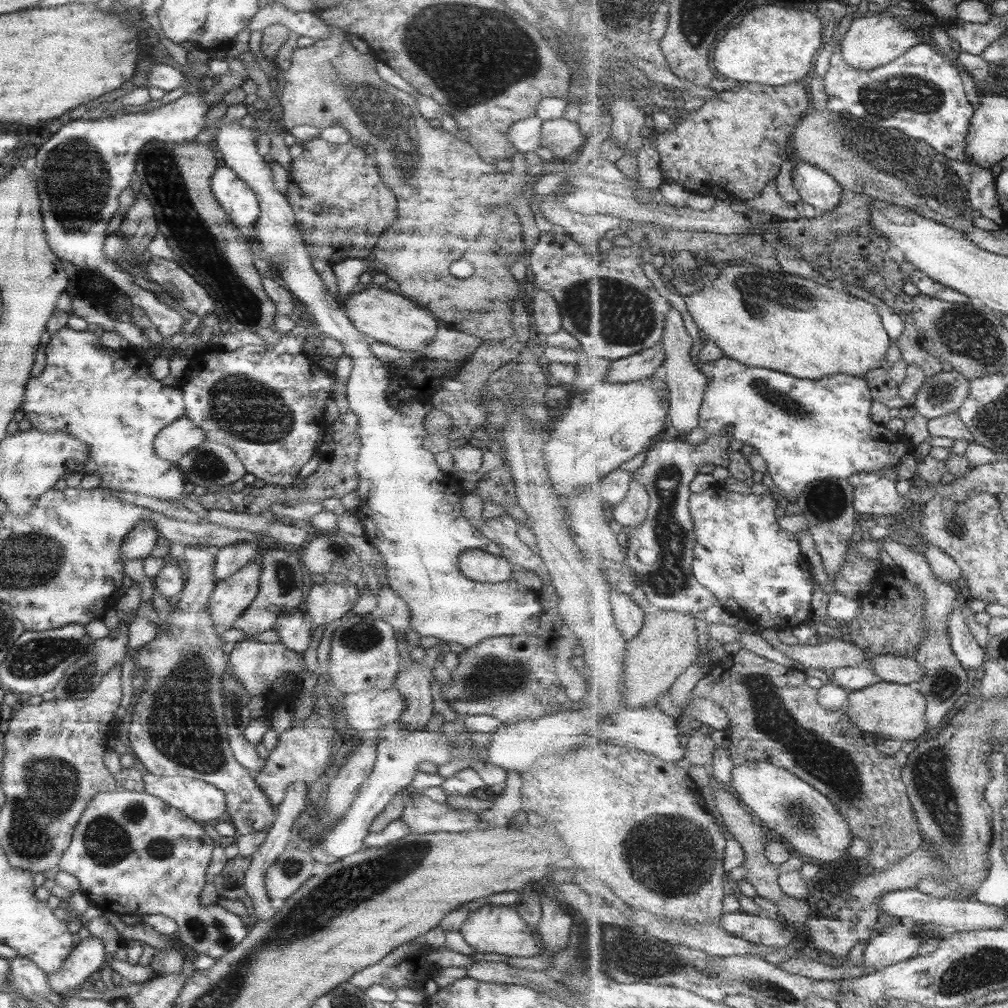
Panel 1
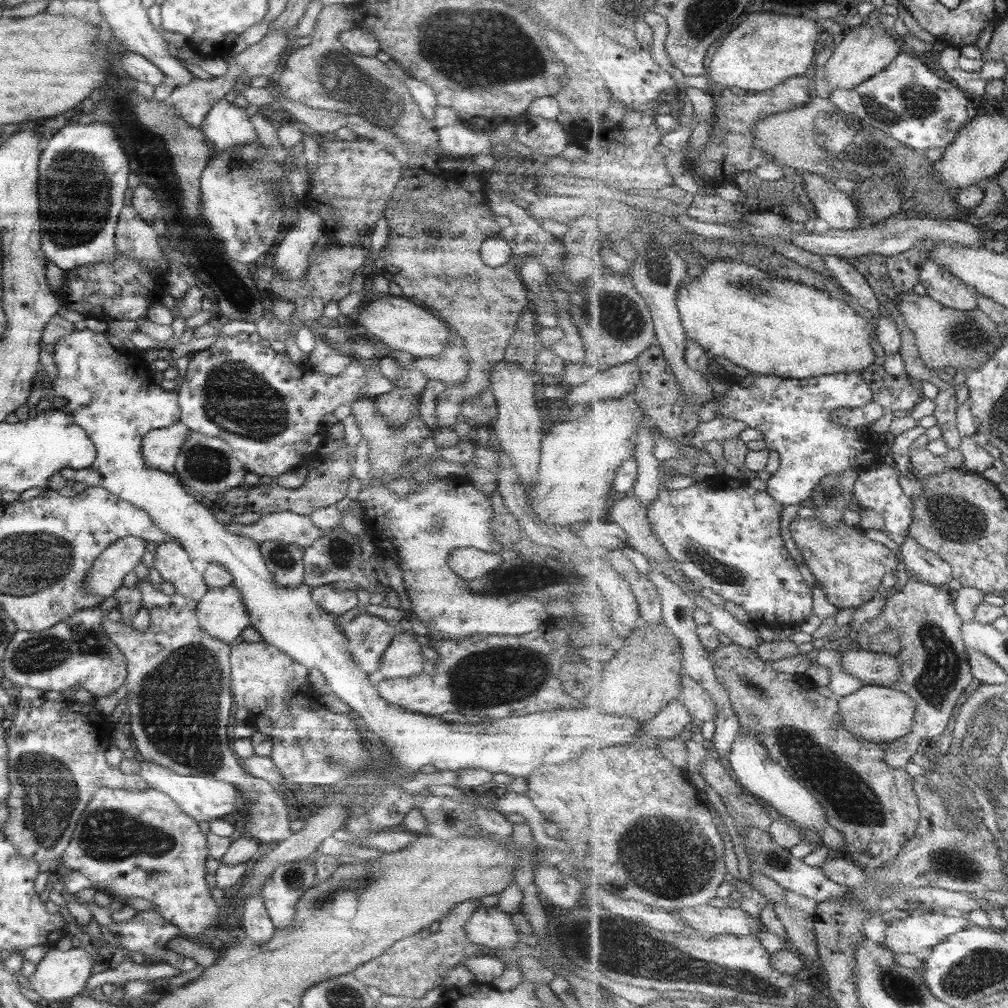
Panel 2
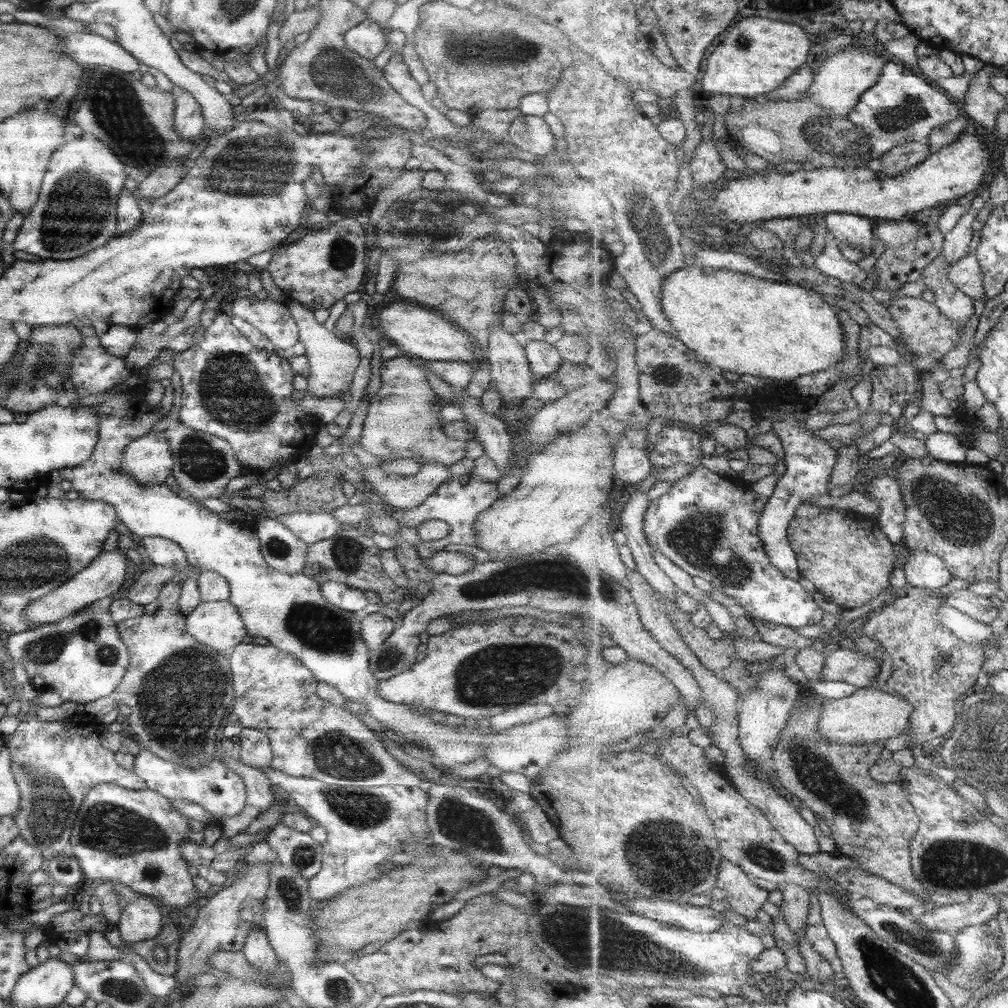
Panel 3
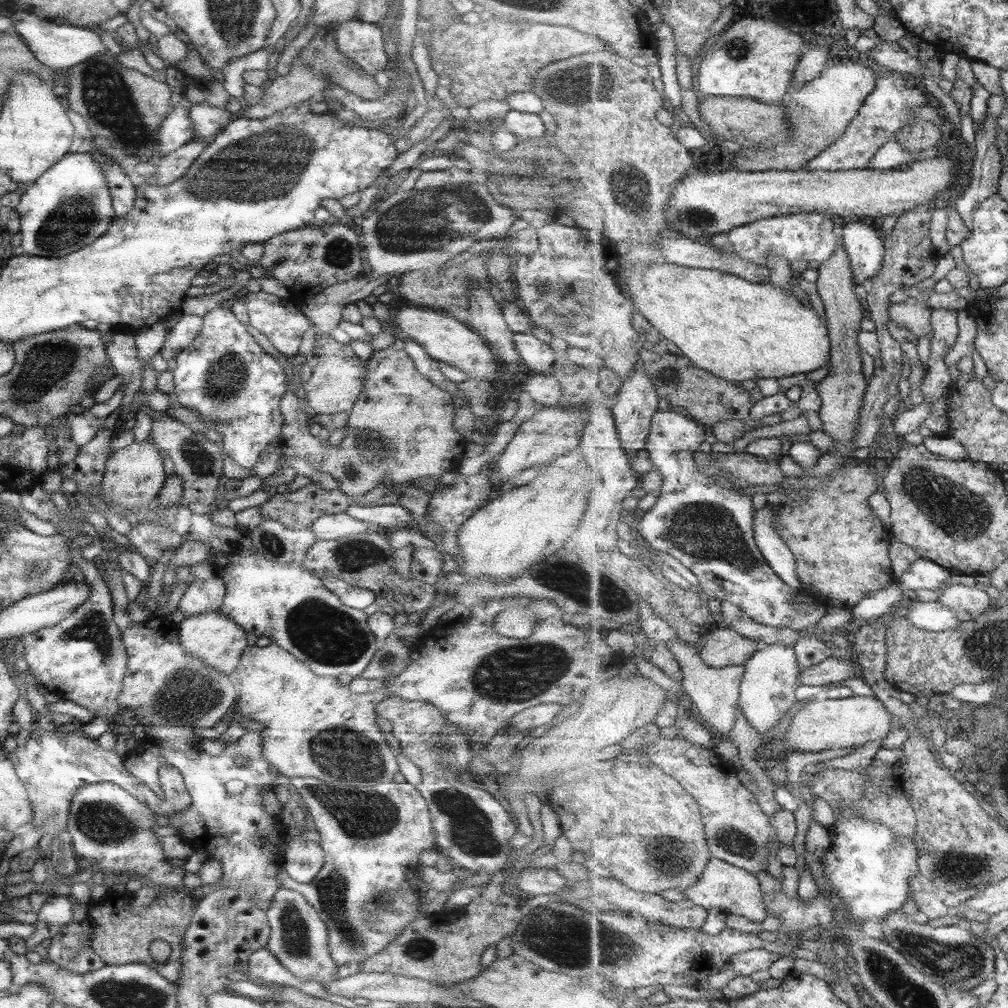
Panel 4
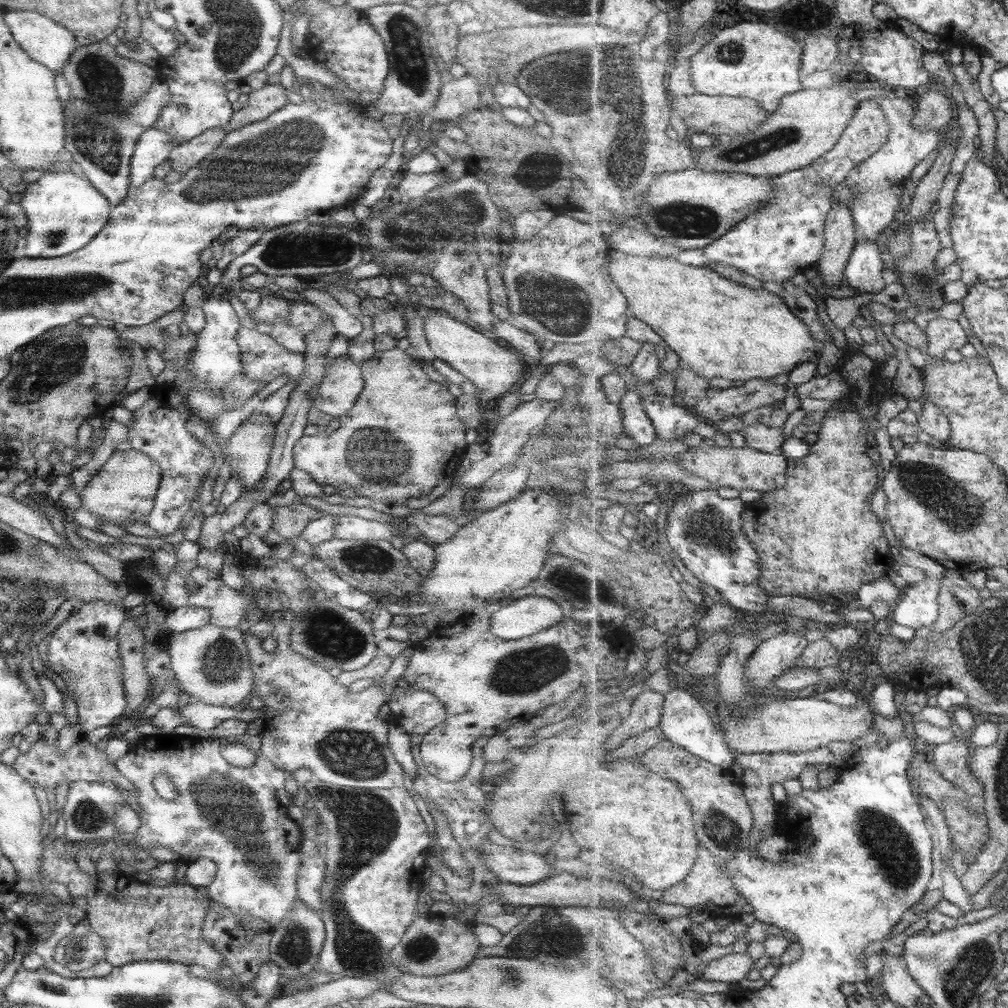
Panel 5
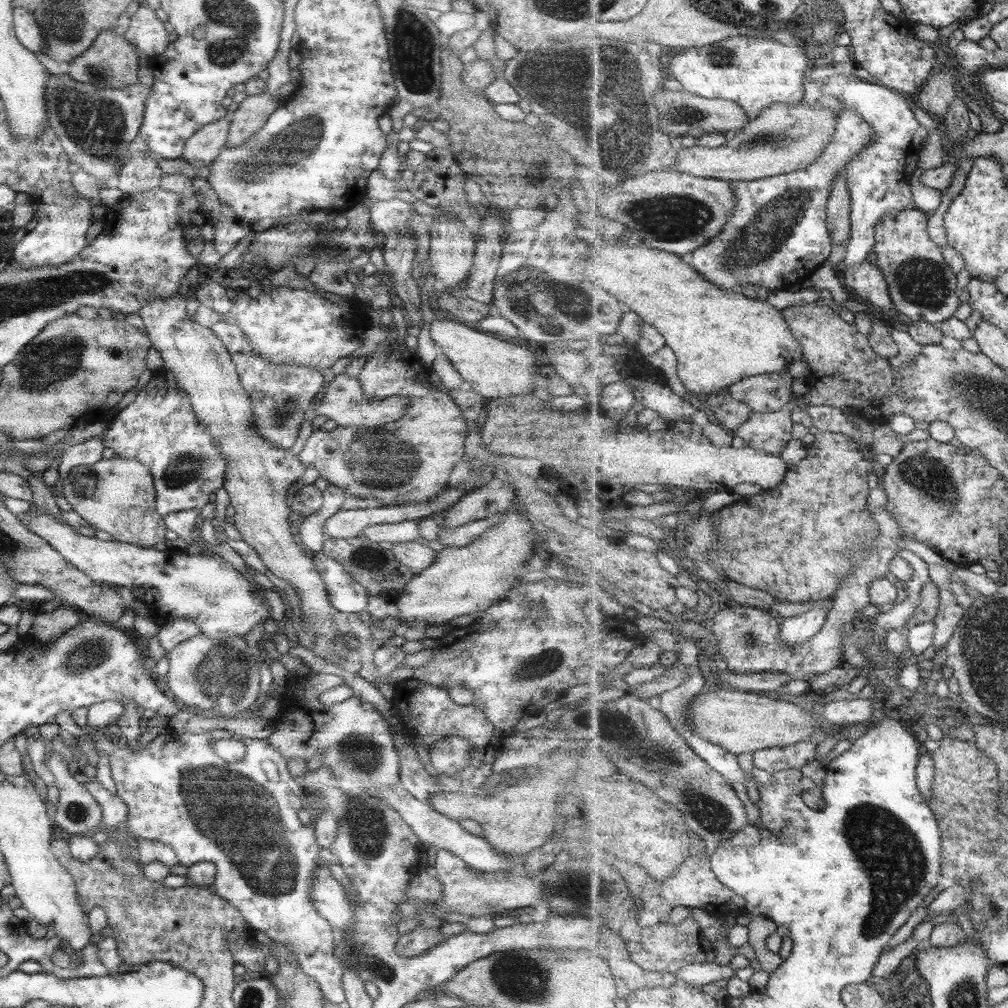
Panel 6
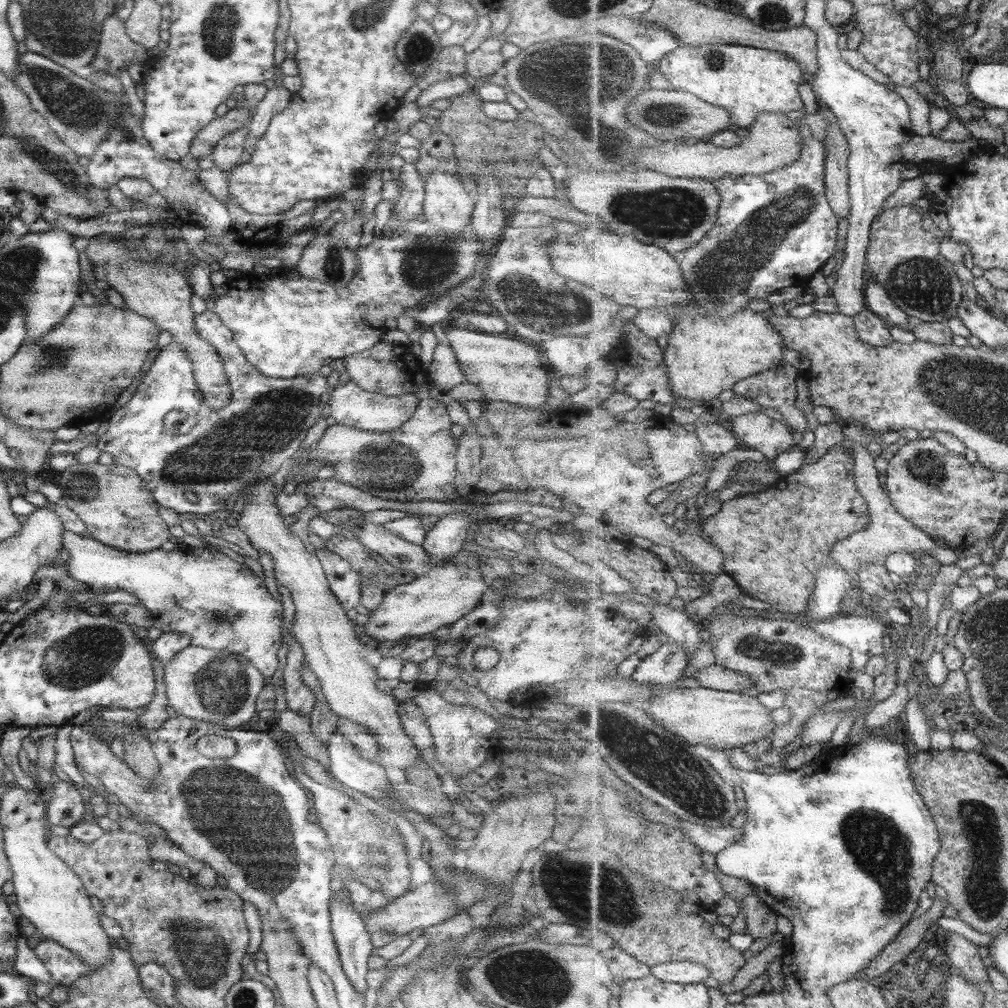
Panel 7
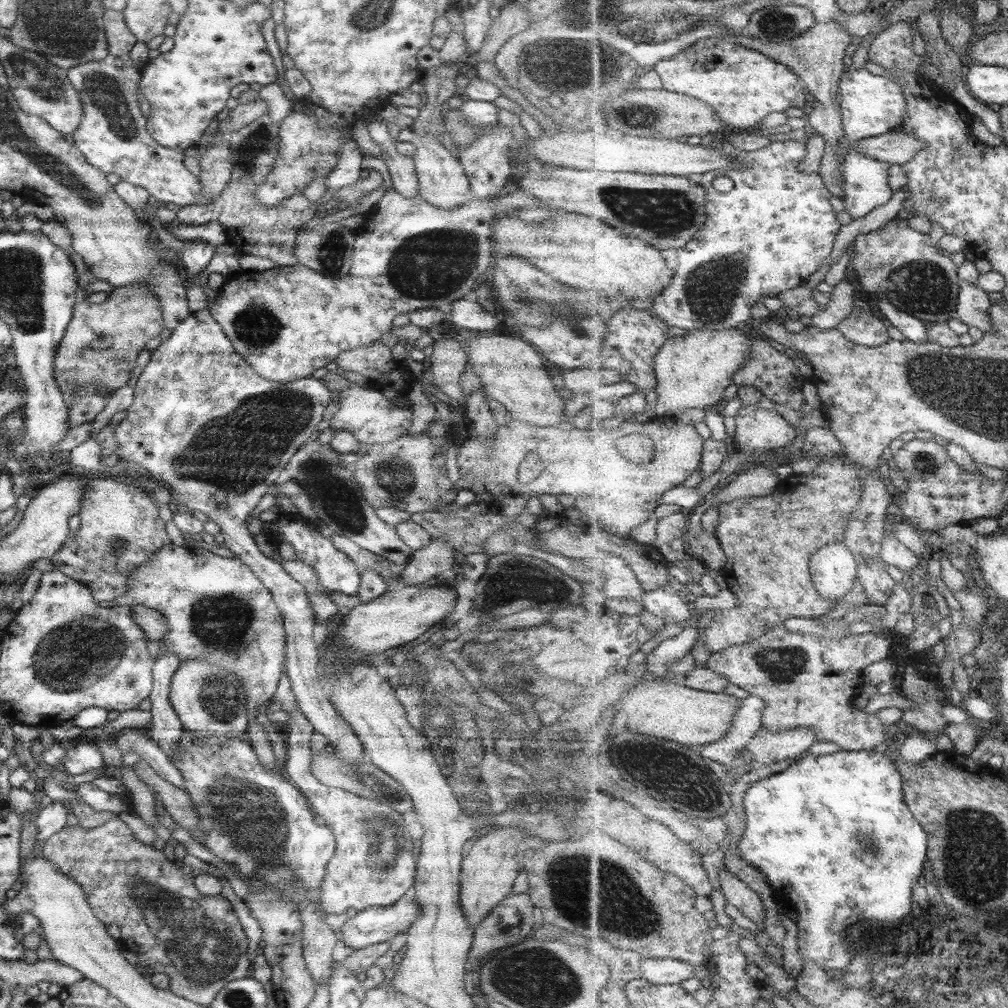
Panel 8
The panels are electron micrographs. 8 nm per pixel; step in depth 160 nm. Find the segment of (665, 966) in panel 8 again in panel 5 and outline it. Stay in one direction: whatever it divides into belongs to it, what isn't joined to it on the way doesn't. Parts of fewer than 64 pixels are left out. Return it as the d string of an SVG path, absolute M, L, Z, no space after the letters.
M747 952L726 954L705 965L705 969L699 973L698 978L707 981L738 983L747 978L755 961Z

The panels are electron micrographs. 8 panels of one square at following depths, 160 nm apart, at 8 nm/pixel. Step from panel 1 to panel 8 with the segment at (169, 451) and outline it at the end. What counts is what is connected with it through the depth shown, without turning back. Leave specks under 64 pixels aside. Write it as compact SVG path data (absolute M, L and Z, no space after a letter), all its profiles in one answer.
M99 476L88 477L86 486L88 487L82 494L77 514L80 520L79 529L73 532L73 538L67 538L63 542L61 549L49 560L54 569L59 570L68 580L75 580L87 588L96 603L109 600L115 602L119 595L127 592L127 576L135 572L134 568L141 567L147 559L153 558L155 552L171 543L163 528L164 522L159 519L157 506L146 490Z

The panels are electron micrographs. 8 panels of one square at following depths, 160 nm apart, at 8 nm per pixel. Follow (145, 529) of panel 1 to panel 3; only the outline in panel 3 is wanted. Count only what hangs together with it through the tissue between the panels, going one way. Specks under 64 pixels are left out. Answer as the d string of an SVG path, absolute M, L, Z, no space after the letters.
M118 548L111 550L111 552L100 552L86 568L69 578L61 587L31 601L24 610L26 619L36 626L56 623L64 616L72 615L95 600L111 597L113 593L117 593L122 587L123 581L129 576L129 565L124 553L125 550Z

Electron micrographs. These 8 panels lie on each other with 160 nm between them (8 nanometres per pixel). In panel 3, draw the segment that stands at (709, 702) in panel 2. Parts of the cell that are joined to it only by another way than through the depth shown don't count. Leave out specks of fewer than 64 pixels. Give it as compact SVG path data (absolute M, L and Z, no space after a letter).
M551 548L546 552L533 552L521 558L509 558L499 562L483 562L473 564L473 568L452 576L436 573L431 578L431 592L422 600L415 603L411 609L402 614L395 630L383 641L379 648L369 653L368 668L371 674L383 680L395 676L401 671L408 670L416 658L416 648L420 643L419 634L429 620L453 611L462 610L495 610L503 606L530 606L545 612L573 614L578 625L590 629L601 627L612 628L612 638L617 644L634 652L642 664L649 664L659 669L682 692L686 699L687 708L694 714L699 704L708 707L704 702L704 690L692 670L686 668L673 654L670 654L661 643L644 627L641 622L638 606L636 605L629 586L621 585L608 567L585 566L575 548Z

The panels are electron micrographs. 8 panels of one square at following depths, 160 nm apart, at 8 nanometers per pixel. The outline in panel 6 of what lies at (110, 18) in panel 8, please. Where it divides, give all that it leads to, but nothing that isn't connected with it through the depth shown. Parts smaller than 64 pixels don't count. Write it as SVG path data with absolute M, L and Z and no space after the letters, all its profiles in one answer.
M113 30L99 32L93 43L83 54L68 62L67 77L81 84L90 84L95 88L123 88L137 84L137 50L123 39L117 36Z

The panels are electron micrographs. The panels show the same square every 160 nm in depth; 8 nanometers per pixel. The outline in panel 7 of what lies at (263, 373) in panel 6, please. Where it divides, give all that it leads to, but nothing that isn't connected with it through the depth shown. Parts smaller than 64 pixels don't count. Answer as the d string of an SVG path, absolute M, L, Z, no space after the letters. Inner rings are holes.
M206 310L195 313L191 328L195 336L206 340L217 351L230 388L230 401L223 408L209 408L202 401L202 392L199 392L192 375L191 361L182 345L172 340L160 348L131 399L107 418L107 430L97 437L94 445L100 452L107 452L116 465L135 472L158 508L167 508L179 515L190 513L209 518L214 514L225 513L223 501L230 494L239 496L246 486L257 479L268 478L288 462L307 429L321 416L318 408L326 397L327 383L319 372L288 379L263 376L244 359L231 332L221 324L214 312ZM171 410L177 410L177 420L193 418L193 424L187 432L181 434L177 430L165 429L163 416Z

